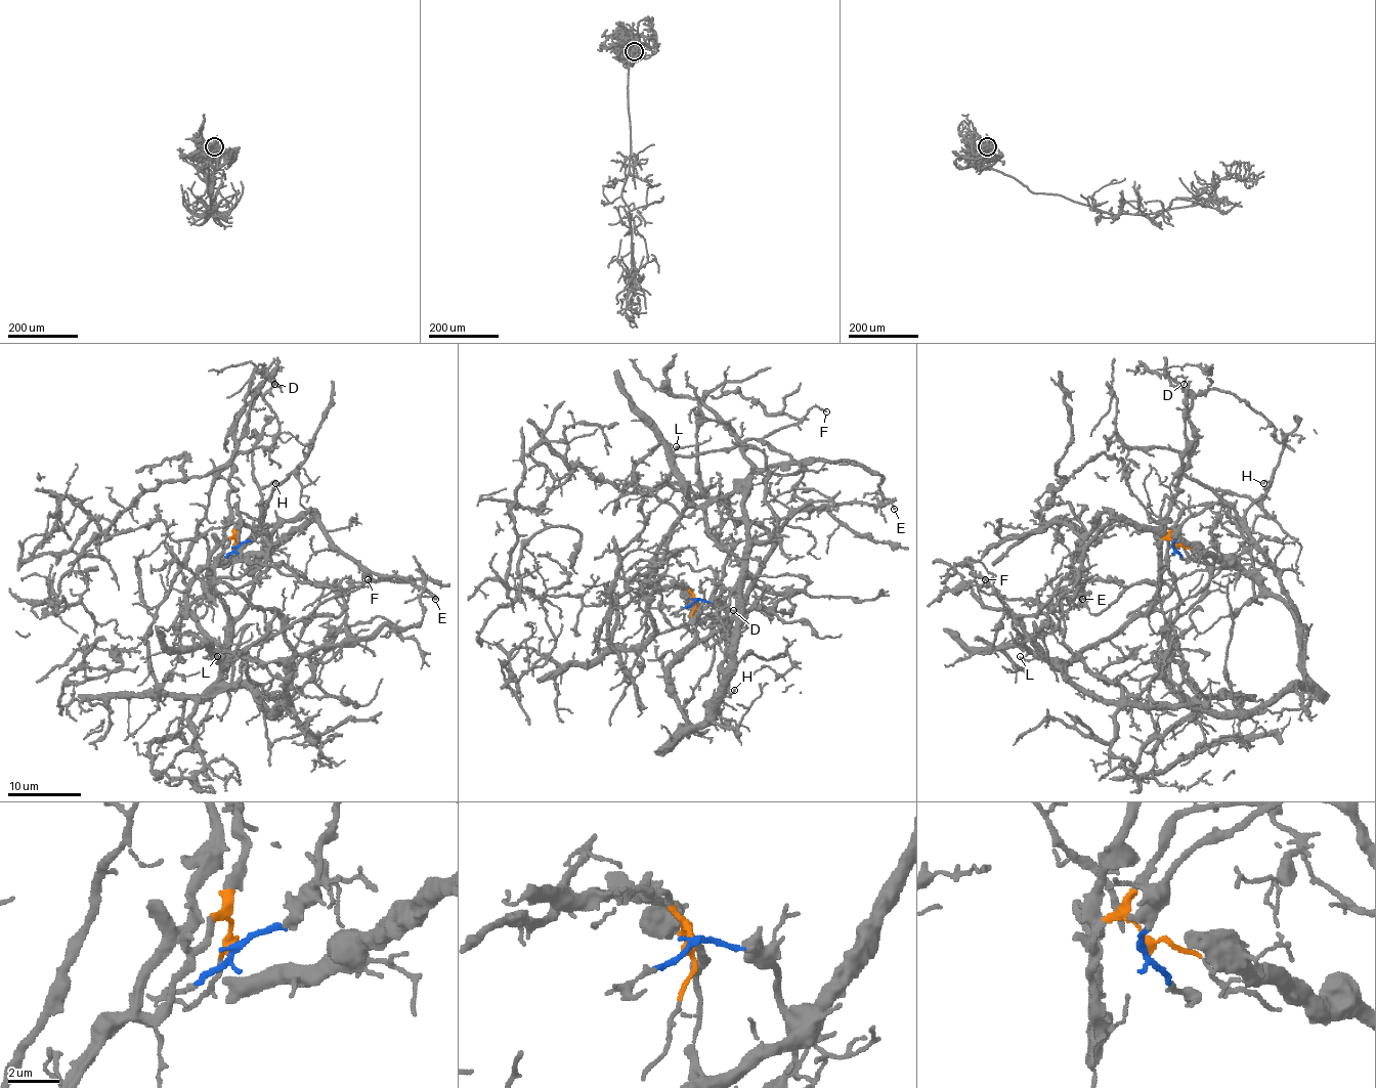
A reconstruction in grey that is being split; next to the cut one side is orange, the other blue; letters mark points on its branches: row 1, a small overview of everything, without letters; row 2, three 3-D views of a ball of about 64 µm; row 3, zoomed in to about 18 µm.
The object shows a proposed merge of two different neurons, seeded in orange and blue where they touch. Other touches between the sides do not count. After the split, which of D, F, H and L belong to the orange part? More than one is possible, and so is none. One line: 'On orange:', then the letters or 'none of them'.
On orange: D, F, L

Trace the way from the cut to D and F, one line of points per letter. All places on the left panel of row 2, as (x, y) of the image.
D: (234, 546), (228, 474), (253, 399), (267, 377), (267, 381), (274, 384)
F: (234, 546), (234, 538), (219, 546), (186, 600), (228, 655), (223, 666), (218, 652), (267, 641), (368, 580)

